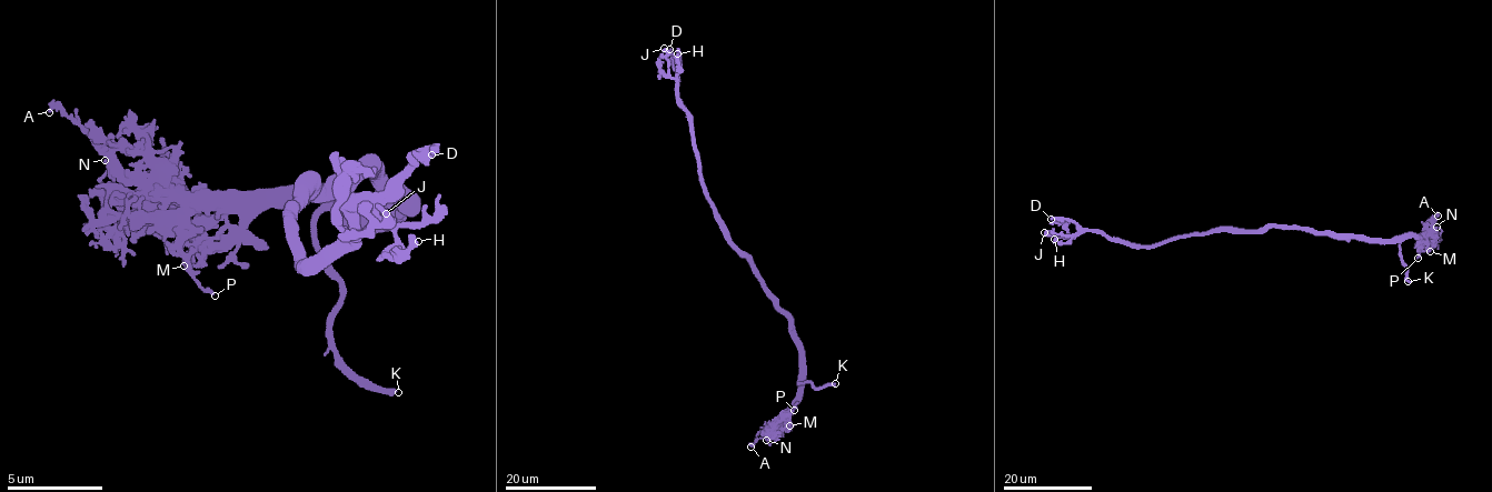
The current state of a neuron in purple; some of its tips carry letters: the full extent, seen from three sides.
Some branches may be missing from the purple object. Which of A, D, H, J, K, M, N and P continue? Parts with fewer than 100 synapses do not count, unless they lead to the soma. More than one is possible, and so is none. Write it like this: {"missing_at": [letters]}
{"missing_at": ["K"]}

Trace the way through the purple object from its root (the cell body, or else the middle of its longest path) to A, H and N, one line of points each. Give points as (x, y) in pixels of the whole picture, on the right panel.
A: (1257, 230), (1301, 227), (1342, 236), (1393, 239), (1423, 234), (1438, 216)
H: (1257, 230), (1191, 233), (1151, 246), (1115, 242), (1092, 231), (1078, 231), (1065, 242), (1054, 239)
N: (1257, 230), (1301, 227), (1342, 236), (1393, 239), (1438, 237), (1441, 231), (1436, 227)

